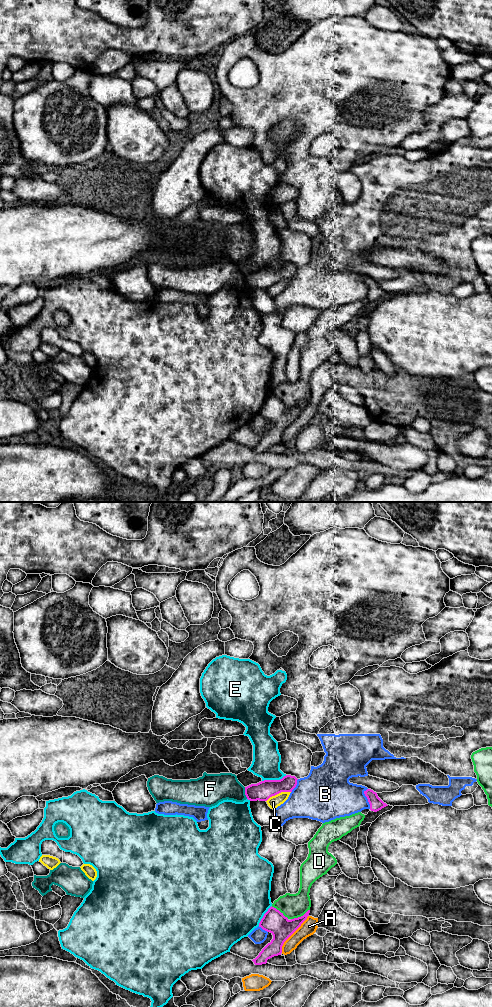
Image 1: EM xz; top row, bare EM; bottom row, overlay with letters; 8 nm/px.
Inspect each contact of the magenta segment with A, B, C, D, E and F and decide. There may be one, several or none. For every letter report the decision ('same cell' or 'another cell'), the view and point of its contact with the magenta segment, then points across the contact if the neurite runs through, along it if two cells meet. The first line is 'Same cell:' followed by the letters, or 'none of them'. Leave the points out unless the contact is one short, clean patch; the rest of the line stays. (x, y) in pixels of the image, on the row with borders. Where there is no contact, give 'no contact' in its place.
Same cell: none of them
A: another cell; meets magenta in xz at (292, 933)
B: another cell; meets magenta in xz at (367, 798)
C: another cell; meets magenta in xz at (278, 793)
D: another cell; meets magenta in xz at (301, 916)
E: another cell; meets magenta in xz at (274, 780)
F: another cell; meets magenta in xz at (245, 793); border along xz (244, 787), (244, 793), (247, 798)

